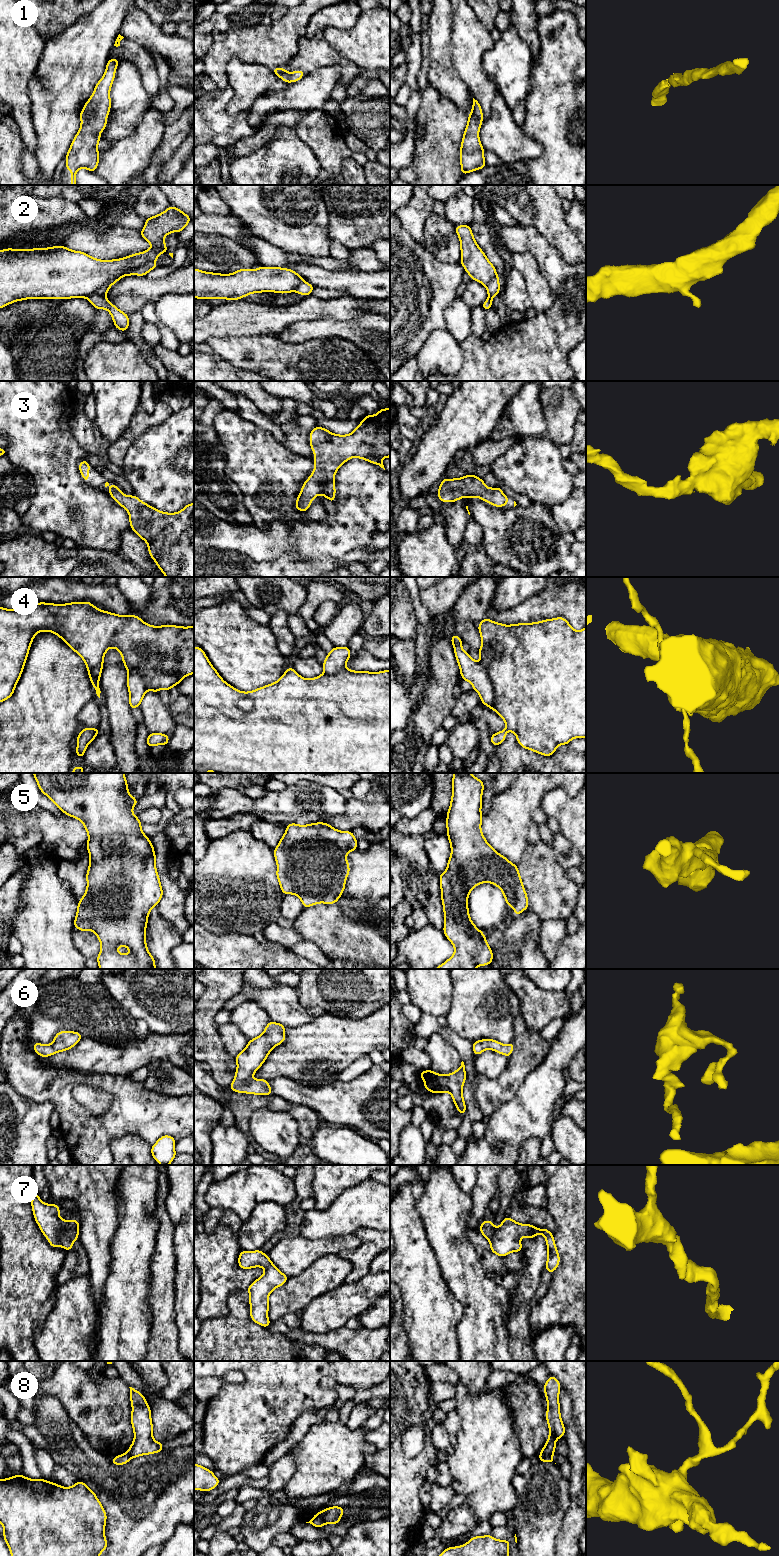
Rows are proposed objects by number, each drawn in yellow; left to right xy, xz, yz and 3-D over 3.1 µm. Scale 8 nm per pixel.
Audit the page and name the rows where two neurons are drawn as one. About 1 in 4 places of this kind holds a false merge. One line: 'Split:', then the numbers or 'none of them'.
Split: 2, 8

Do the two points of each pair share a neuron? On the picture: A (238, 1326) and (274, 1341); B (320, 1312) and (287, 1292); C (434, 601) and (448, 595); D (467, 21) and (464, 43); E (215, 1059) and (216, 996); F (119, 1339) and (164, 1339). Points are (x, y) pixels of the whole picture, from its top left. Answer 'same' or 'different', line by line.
A: same
B: different
C: same
D: same
E: same
F: different

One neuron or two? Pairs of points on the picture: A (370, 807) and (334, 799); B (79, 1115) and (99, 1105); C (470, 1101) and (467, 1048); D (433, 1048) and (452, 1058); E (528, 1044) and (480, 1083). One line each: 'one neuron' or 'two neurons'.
A: two neurons
B: two neurons
C: one neuron
D: one neuron
E: one neuron

